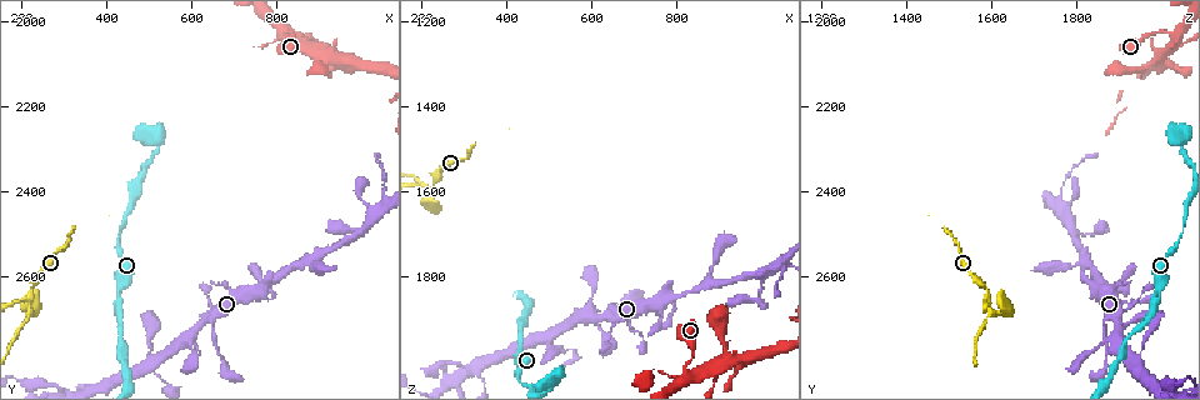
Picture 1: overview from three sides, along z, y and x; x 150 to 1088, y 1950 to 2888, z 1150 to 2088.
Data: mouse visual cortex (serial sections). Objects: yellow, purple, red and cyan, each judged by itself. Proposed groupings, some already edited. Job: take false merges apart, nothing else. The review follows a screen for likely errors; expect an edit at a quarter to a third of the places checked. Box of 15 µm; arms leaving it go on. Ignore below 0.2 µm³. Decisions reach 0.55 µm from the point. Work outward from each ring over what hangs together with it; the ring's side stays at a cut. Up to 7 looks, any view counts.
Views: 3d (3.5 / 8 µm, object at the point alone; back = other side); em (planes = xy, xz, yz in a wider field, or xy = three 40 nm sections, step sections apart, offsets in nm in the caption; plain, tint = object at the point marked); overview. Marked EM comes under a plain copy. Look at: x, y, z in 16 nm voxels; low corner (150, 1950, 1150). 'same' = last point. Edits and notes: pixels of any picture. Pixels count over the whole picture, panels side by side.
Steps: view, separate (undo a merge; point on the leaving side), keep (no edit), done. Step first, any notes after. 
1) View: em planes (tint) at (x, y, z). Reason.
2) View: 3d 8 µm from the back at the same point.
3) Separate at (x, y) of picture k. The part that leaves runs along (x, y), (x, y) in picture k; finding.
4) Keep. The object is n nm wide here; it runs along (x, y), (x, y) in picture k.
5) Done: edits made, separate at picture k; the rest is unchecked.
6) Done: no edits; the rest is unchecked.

View: 3d 3.5 µm at (870, 2060, 2015). Three arms meet.

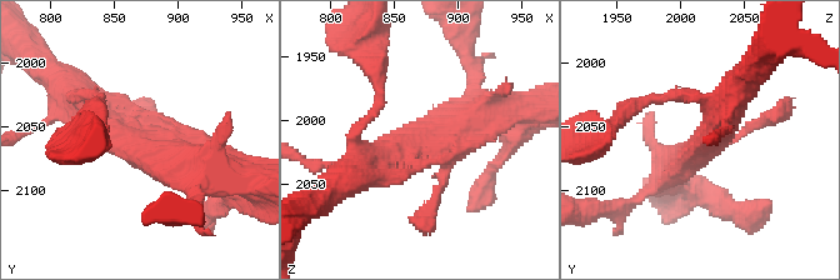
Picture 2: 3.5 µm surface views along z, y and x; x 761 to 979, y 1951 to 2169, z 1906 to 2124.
View: em xy step 2 (tint) at (866, 2064, 2020). Shape alone is not enough.

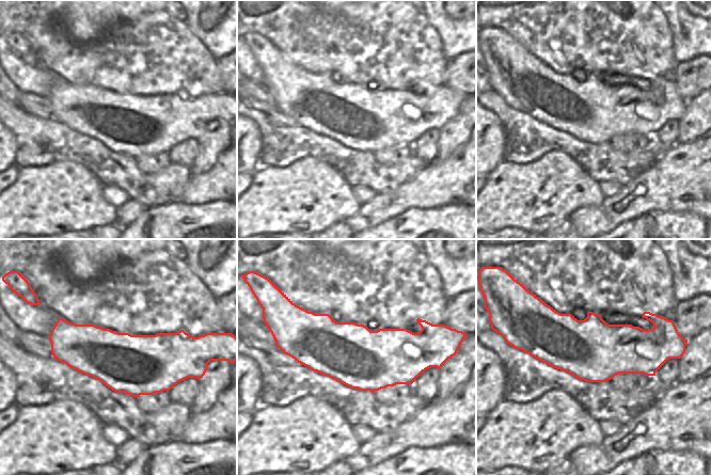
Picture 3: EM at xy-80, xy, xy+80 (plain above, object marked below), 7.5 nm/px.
Keep. It runs along (73, 96), (99, 128), (206, 170) in picture 2; all the same cell.

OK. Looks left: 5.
View: em xy step 5 (tint) at (520, 2285, 2050). Abrupt turn.

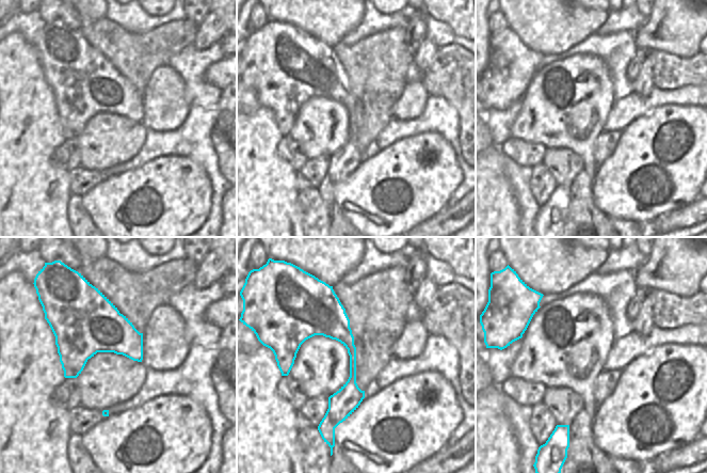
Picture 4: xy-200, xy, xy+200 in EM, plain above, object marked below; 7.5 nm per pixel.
View: 3d 3.5 µm at the same point.

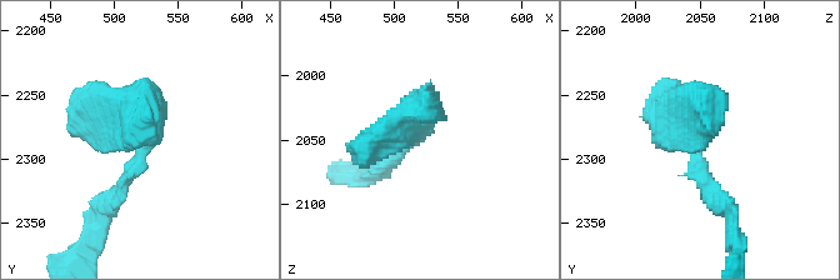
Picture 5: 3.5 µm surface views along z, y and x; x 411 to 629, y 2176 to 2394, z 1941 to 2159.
Keep. The object is 170 nm wide here; it runs along (105, 204), (144, 135), (109, 108), (86, 120) in picture 5; continuous, no second cell.

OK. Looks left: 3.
View: 3d 3.5 µm at (875, 2555, 1810).

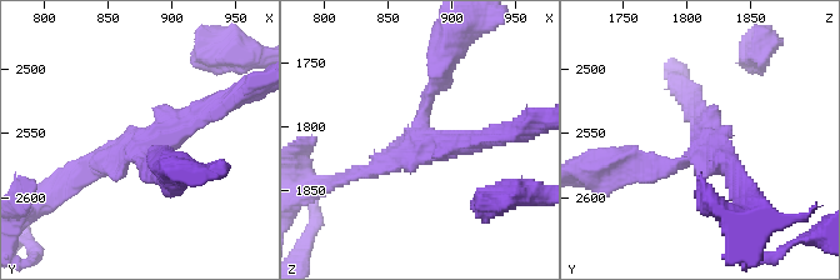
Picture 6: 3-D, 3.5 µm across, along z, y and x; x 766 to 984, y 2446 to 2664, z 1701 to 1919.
Keep. Continuous, no second cell.

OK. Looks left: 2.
Done: no edits; the rest is unchecked.

